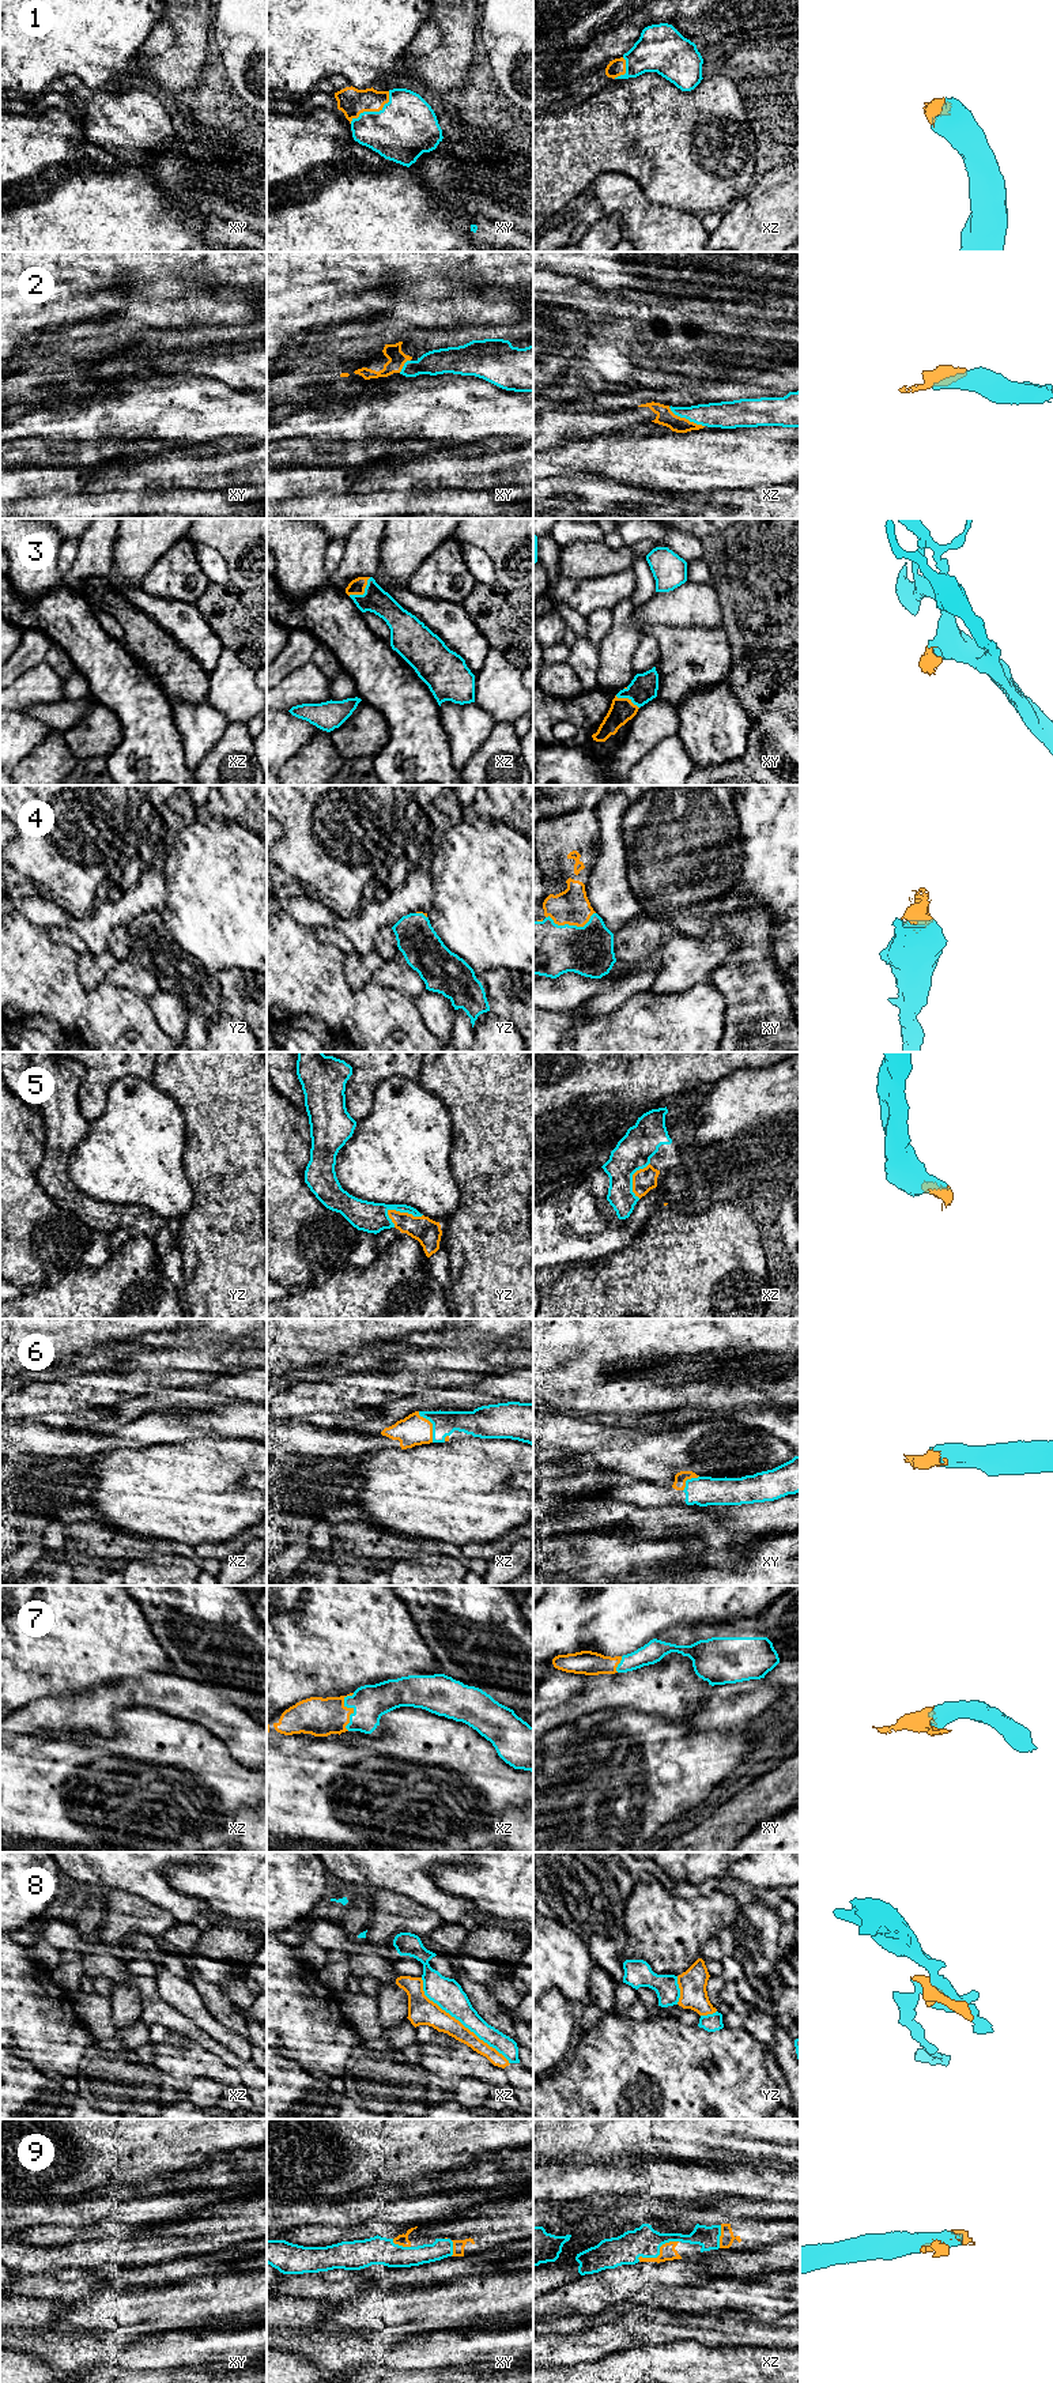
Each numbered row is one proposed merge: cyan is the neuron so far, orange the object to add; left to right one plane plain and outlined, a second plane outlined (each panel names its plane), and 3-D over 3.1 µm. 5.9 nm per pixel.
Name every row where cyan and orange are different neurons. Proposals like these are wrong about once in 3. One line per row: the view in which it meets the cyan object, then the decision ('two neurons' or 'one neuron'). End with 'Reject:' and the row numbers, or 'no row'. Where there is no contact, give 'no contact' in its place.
1: meets cyan in xy; one neuron
2: meets cyan in xz; one neuron
3: meets cyan in xz; one neuron
4: meets cyan in xy; one neuron
5: meets cyan in yz; one neuron
6: meets cyan in xz; one neuron
7: meets cyan in xz; one neuron
8: meets cyan in xz; two neurons
9: meets cyan in xz; one neuron
Reject: 8

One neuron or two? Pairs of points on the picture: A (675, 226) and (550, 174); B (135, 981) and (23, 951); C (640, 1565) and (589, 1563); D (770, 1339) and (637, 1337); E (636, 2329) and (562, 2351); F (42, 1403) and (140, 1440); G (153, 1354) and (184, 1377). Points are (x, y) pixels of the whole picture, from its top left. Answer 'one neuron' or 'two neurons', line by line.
A: two neurons
B: two neurons
C: one neuron
D: one neuron
E: one neuron
F: two neurons
G: two neurons

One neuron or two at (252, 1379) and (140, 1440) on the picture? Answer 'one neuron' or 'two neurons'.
two neurons

